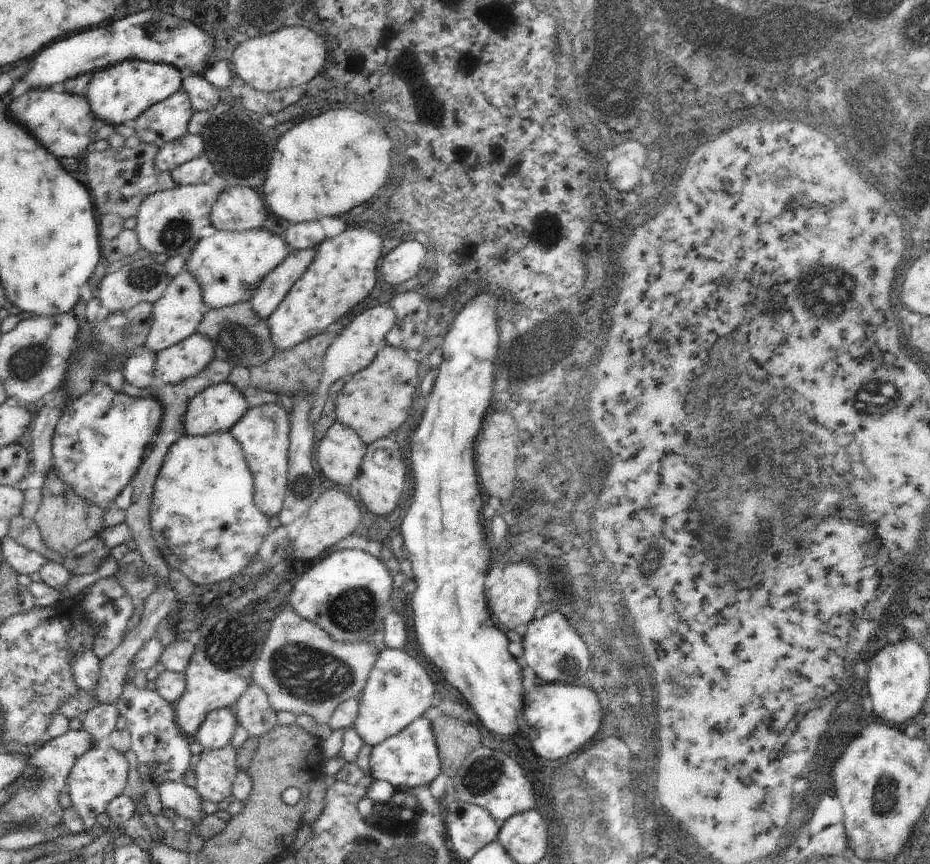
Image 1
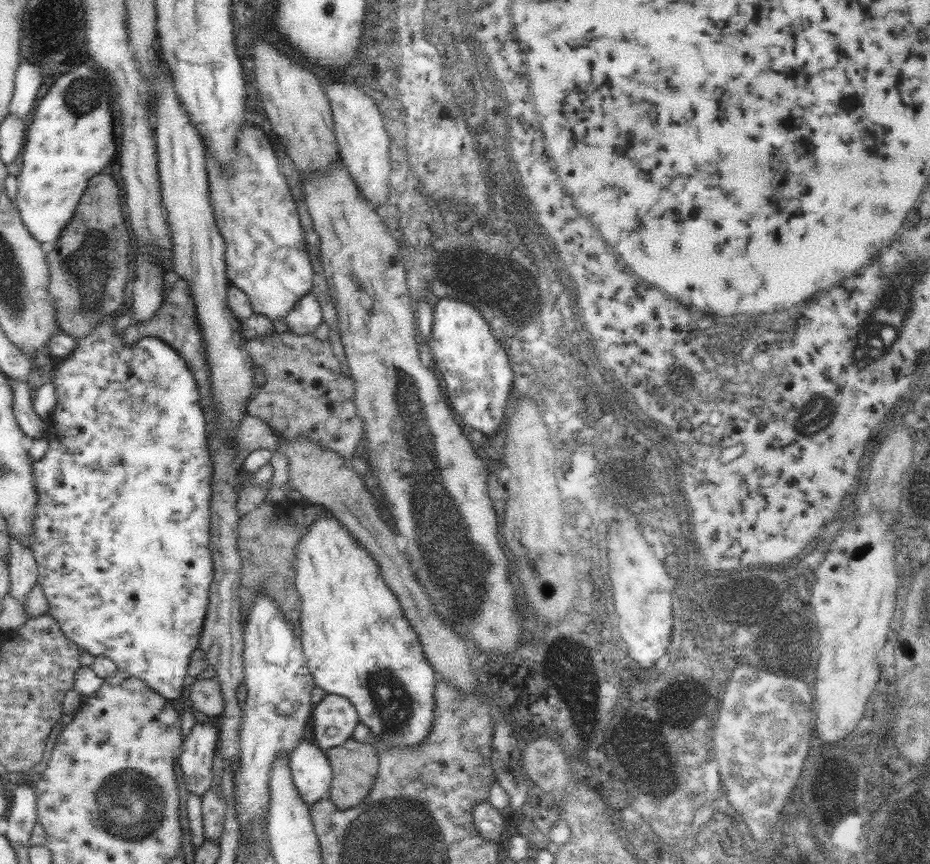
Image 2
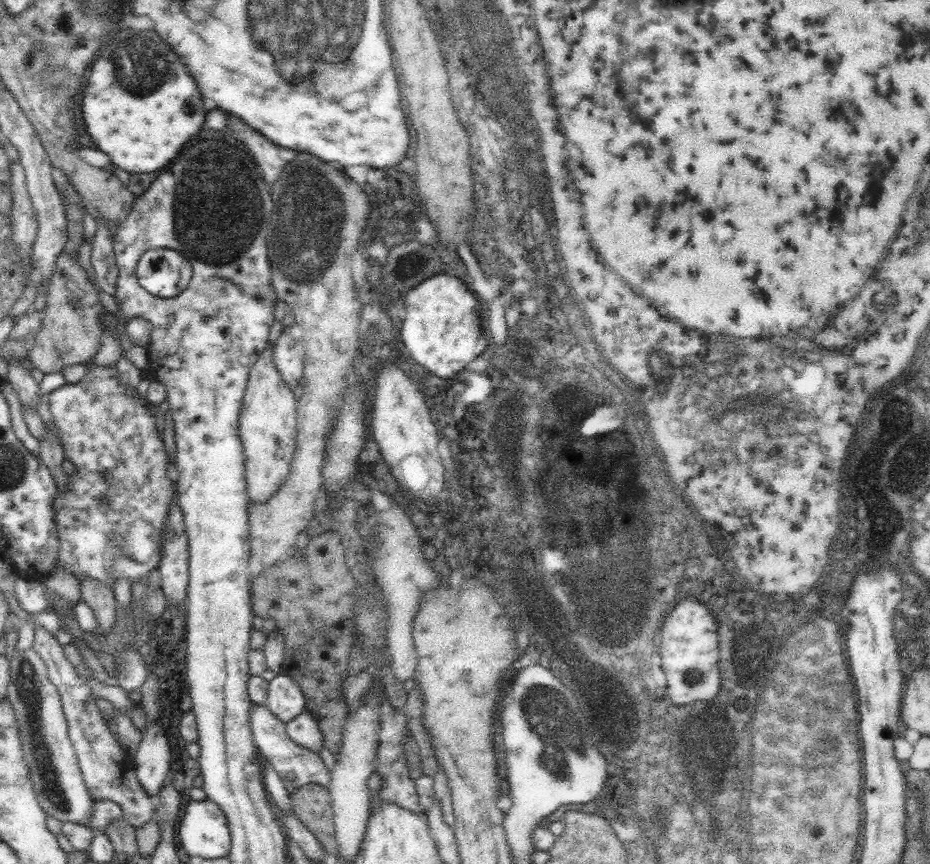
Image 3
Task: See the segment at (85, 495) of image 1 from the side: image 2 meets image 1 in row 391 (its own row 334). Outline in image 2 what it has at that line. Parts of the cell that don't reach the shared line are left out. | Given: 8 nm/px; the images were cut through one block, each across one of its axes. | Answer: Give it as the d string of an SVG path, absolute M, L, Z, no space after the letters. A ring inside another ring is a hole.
M113 313L110 315L110 320L105 320L105 318L96 319L96 328L94 328L88 336L80 339L74 353L70 354L64 362L60 362L60 364L58 364L58 368L56 368L56 370L54 369L52 372L52 383L54 383L56 387L55 393L58 398L56 410L52 413L55 417L54 422L56 423L56 426L52 428L52 432L57 432L57 434L49 434L49 436L46 436L50 446L45 455L41 459L38 459L38 461L33 461L32 464L34 468L34 479L38 490L38 506L36 506L36 518L34 518L34 540L32 540L30 548L37 564L38 583L40 583L40 586L43 588L46 600L48 601L49 607L47 613L51 618L54 618L54 620L57 621L58 627L62 629L66 638L74 641L78 646L80 646L80 648L85 649L94 657L98 655L106 655L106 657L110 657L110 659L116 663L118 670L126 671L130 675L142 680L152 688L152 690L158 692L160 696L163 696L163 698L166 698L166 700L171 703L176 702L176 700L184 699L182 692L184 692L185 689L184 678L186 678L186 672L188 672L186 668L188 668L188 664L190 664L190 656L192 656L192 652L199 646L200 635L206 621L207 608L210 604L209 588L214 576L213 558L209 546L213 464L208 448L209 443L206 430L206 420L201 408L199 396L200 390L198 389L192 372L188 370L188 366L186 366L185 361L178 355L178 352L176 352L172 346L169 346L166 342L163 342L157 337L142 338L132 347L124 344L122 342L122 334L114 334L116 317L117 314Z

